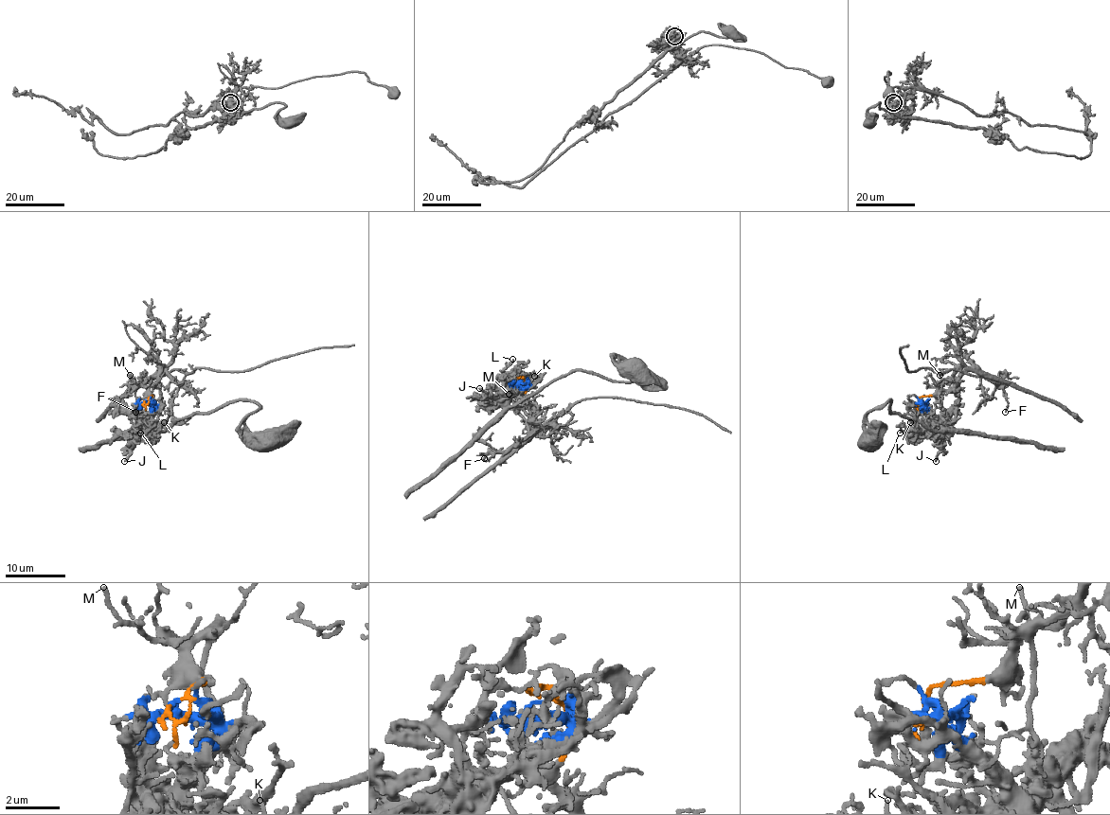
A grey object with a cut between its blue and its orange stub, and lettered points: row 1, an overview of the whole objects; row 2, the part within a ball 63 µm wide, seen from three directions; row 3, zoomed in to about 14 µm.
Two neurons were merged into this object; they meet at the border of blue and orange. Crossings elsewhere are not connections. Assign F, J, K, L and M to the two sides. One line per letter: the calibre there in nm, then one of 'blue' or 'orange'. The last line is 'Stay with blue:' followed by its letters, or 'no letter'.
F: 110 nm thick; orange
J: 240 nm thick; blue
K: 120 nm thick; blue
L: 100 nm thick; blue
M: 130 nm thick; orange
Stay with blue: J, K, L

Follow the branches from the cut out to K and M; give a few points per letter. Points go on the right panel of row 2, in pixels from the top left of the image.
K: (919, 399), (922, 404), (912, 419), (916, 432), (909, 422)
M: (918, 399), (952, 379), (943, 383), (939, 374)

